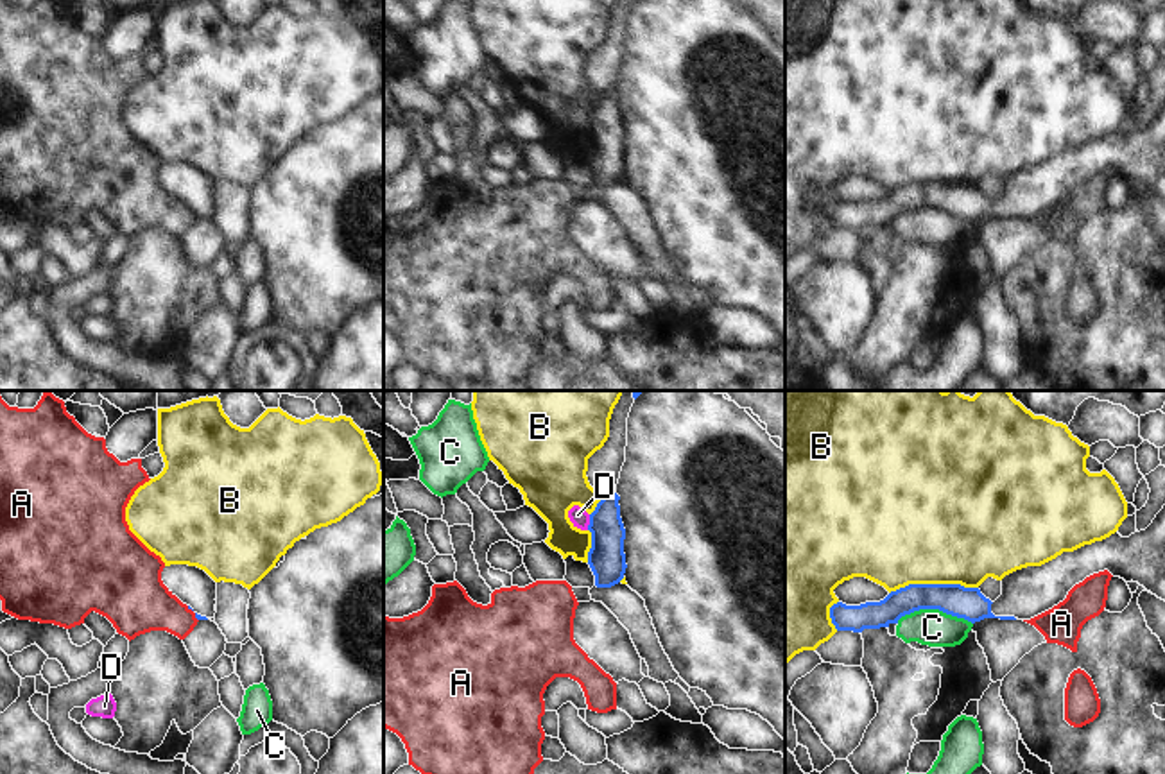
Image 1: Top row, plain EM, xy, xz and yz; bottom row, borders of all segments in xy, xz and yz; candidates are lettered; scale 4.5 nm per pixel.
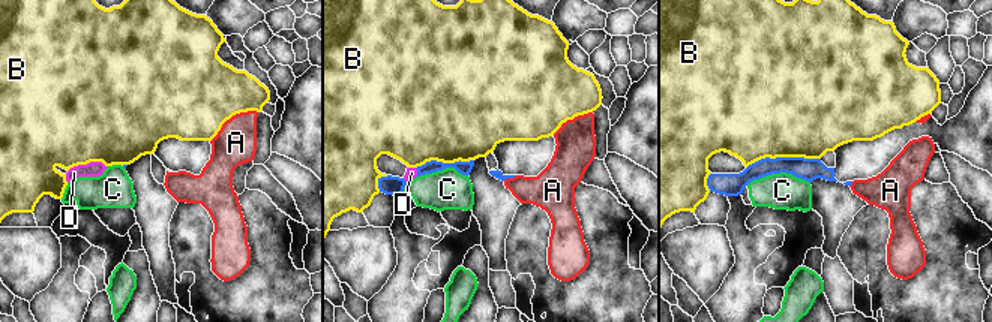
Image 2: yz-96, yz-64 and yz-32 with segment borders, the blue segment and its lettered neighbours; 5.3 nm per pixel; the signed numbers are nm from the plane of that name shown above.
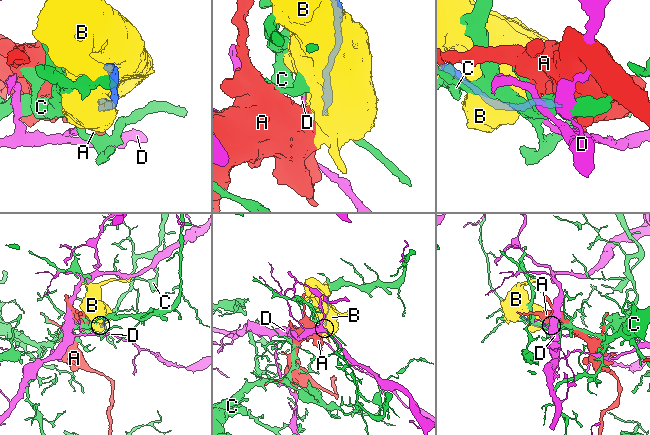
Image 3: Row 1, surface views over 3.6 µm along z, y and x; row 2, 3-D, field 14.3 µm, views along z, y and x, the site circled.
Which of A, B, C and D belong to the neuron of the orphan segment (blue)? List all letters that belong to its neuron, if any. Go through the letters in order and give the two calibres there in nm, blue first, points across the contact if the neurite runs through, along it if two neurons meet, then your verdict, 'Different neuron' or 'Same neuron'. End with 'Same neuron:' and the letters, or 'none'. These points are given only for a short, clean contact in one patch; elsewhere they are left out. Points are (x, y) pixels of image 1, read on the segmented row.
A: Thickness 20 nm (blue) against 260 nm. Boundary: xy (187, 606), (198, 620). Different neuron
B: Thickness 140 nm (blue) against 500 nm. Different neuron
C: Thickness 140 nm (blue) against 170 nm. Boundary: yz (897, 620), (920, 610), (941, 610), (972, 624). Different neuron
D: Thickness 170 nm (blue) against 80 nm. Boundary: xz (590, 515), (586, 529). Different neuron
Same neuron: none

